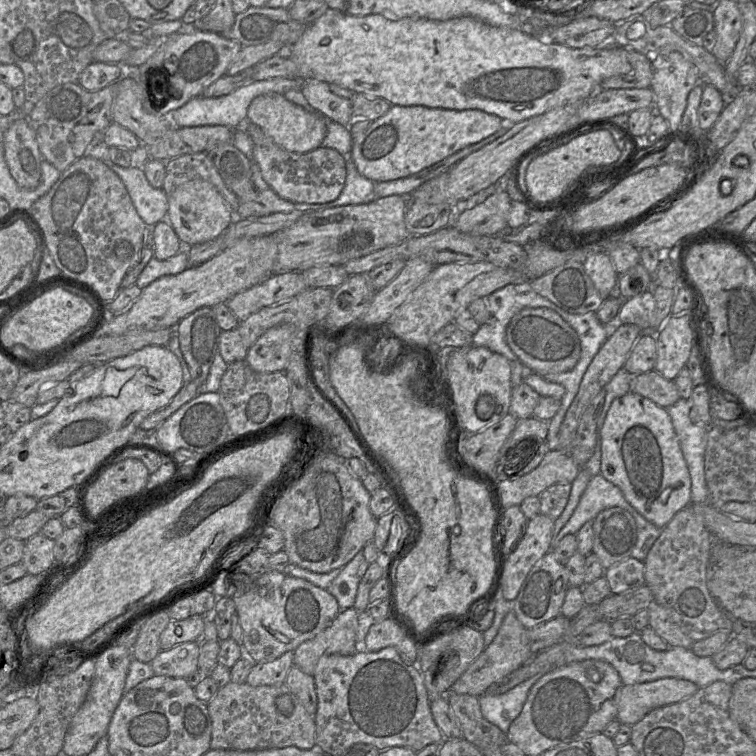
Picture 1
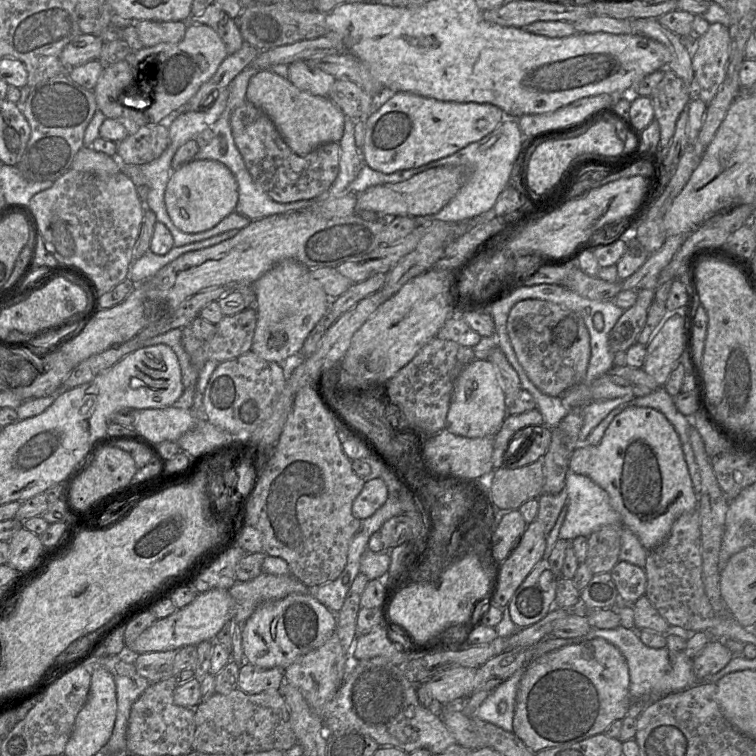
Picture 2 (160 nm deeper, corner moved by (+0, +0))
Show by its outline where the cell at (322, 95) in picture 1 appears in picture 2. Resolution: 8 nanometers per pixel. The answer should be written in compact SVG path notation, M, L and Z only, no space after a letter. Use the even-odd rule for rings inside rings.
M295 61L288 66L288 78L296 88L315 96L327 97L336 78L318 68L311 68L307 61Z

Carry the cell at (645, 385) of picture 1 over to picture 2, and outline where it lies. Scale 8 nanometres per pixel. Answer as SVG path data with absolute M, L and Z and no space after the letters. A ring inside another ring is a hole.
M540 299L516 303L509 312L507 332L517 359L531 382L544 394L562 396L569 408L623 396L642 397L659 385L643 368L614 366L591 383L583 383L591 356L590 336L580 314Z

